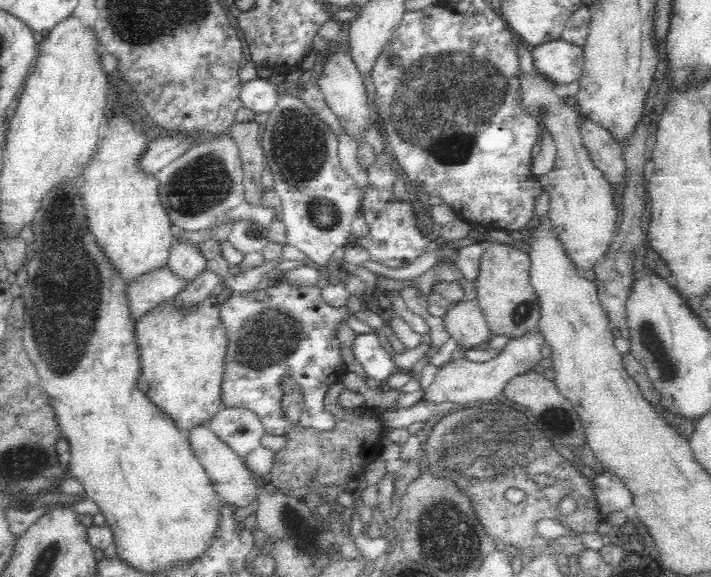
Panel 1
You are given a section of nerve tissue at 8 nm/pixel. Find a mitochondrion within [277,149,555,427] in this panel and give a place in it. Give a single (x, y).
(522, 311)

